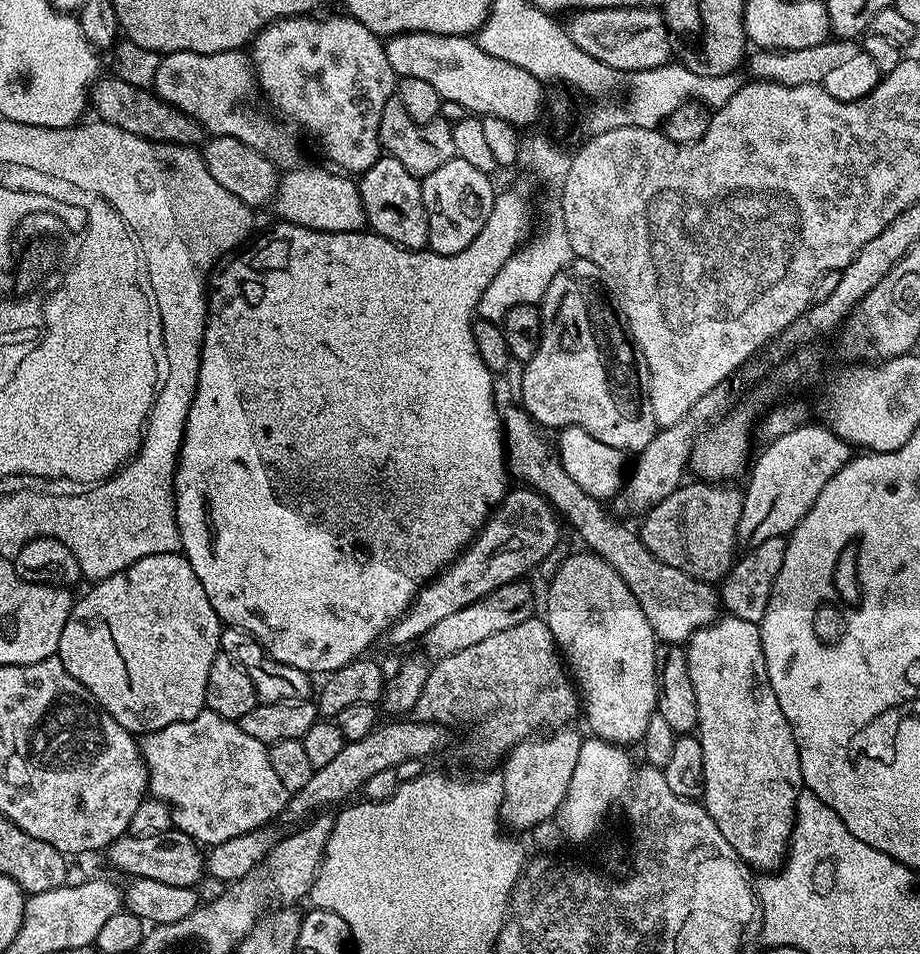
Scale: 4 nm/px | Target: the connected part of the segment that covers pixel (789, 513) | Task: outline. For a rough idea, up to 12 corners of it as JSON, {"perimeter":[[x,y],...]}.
{"perimeter":[[801,423],[751,465],[736,535],[787,537],[852,459]]}

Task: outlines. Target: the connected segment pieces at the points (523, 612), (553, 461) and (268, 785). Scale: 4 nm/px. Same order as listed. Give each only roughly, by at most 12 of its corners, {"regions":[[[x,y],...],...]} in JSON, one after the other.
{"regions":[[[513,582],[422,637],[438,661],[533,619],[532,588]],[[523,407],[502,444],[521,485],[620,575],[657,641],[722,612],[717,589],[666,566],[570,474]],[[207,710],[142,740],[175,831],[221,844],[289,792],[269,745]]]}

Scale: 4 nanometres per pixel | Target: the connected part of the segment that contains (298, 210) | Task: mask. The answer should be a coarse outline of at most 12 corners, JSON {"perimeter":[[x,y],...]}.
{"perimeter":[[296,166],[270,208],[286,224],[359,232],[360,185]]}

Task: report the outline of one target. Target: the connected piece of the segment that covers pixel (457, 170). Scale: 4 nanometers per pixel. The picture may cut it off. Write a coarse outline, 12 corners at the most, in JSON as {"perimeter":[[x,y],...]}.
{"perimeter":[[455,158],[420,180],[427,247],[466,250],[498,195]]}

